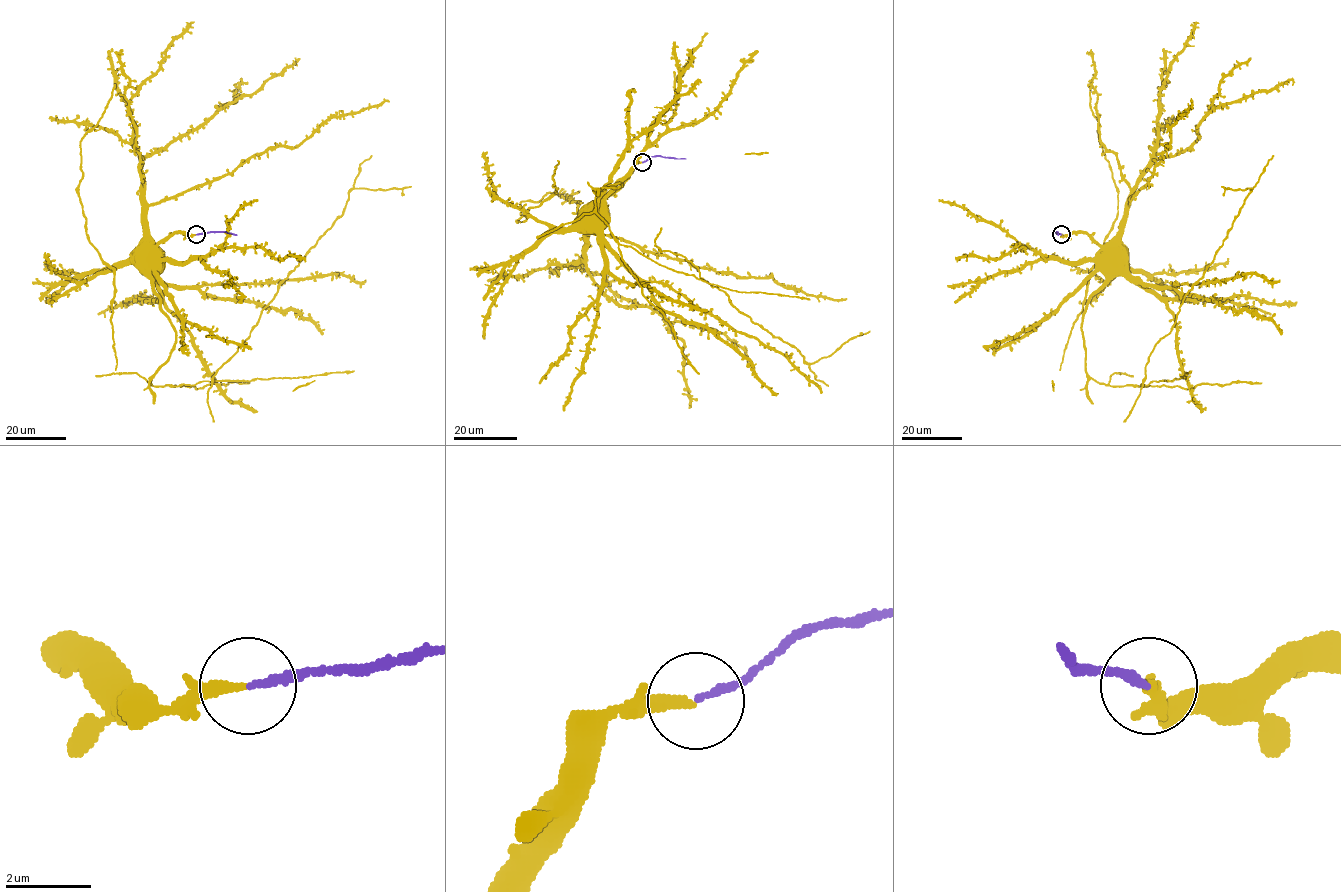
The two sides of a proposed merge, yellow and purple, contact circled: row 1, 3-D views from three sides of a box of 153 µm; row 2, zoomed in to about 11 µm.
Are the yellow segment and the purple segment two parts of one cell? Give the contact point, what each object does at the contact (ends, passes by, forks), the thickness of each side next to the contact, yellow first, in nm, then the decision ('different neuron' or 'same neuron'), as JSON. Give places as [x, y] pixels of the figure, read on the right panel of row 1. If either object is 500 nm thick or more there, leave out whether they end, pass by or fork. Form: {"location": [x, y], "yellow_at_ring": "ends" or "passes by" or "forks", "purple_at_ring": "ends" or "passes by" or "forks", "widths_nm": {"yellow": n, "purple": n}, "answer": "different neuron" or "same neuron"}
{"location": [1061, 234], "yellow_at_ring": "ends", "purple_at_ring": "ends", "widths_nm": {"yellow": 260, "purple": 170}, "answer": "different neuron"}

